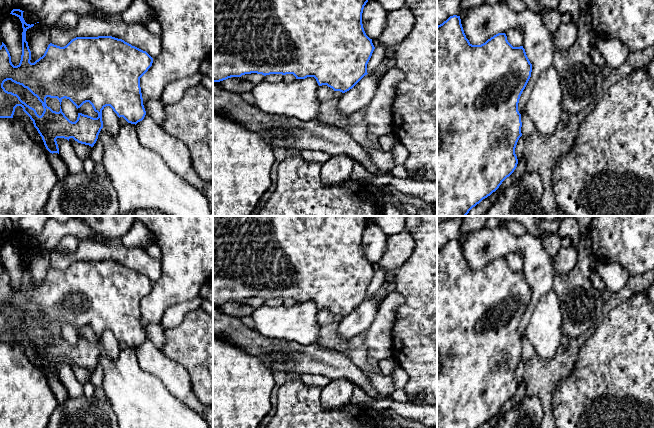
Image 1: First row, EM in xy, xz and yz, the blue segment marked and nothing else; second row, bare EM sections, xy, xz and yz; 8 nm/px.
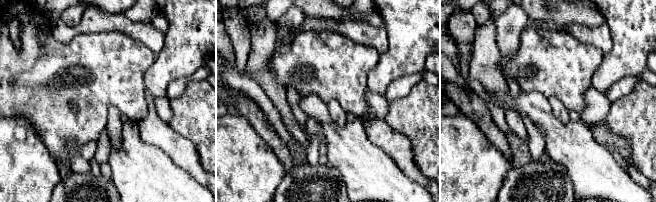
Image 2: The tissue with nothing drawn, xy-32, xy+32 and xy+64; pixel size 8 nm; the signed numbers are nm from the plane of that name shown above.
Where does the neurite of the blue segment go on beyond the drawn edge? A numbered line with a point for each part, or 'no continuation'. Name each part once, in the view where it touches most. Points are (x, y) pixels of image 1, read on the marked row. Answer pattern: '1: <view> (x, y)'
no continuation

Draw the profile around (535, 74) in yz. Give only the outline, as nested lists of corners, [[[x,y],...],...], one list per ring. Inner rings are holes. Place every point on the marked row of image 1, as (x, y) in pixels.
[[[506,2],[494,5],[481,4],[460,15],[461,24],[472,45],[481,45],[498,33],[506,33],[511,28],[519,29],[523,34],[523,48],[532,64],[531,77],[523,90],[518,111],[525,111],[526,102],[540,73],[553,65],[556,45],[541,15],[526,8],[523,12],[514,12]]]

